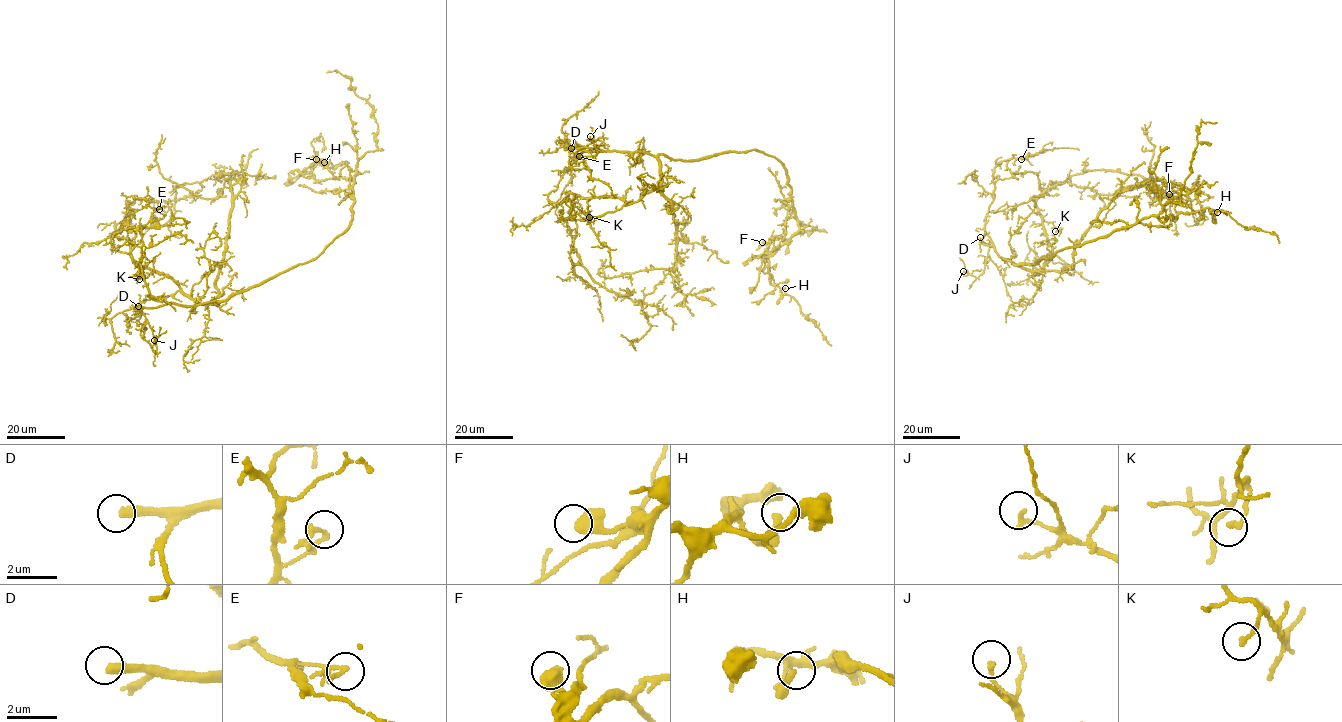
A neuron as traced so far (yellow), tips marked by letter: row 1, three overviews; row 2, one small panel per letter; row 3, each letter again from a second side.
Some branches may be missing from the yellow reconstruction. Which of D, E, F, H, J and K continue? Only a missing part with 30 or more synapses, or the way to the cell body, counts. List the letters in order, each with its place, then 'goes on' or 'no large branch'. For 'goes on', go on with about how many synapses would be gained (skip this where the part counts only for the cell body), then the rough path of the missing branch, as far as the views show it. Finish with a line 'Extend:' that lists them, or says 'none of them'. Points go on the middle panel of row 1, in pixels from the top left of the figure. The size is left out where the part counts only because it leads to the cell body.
D: (571, 148) | goes on | 400 syn | (571, 148), (548, 129), (537, 132), (537, 138), (533, 140)
E: (579, 156) | no large branch
F: (762, 242) | no large branch
H: (785, 288) | no large branch
J: (590, 136) | no large branch
K: (589, 217) | no large branch
Extend: D

